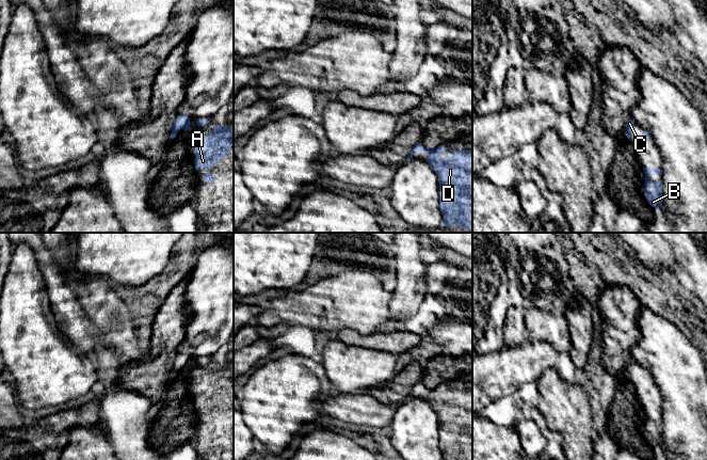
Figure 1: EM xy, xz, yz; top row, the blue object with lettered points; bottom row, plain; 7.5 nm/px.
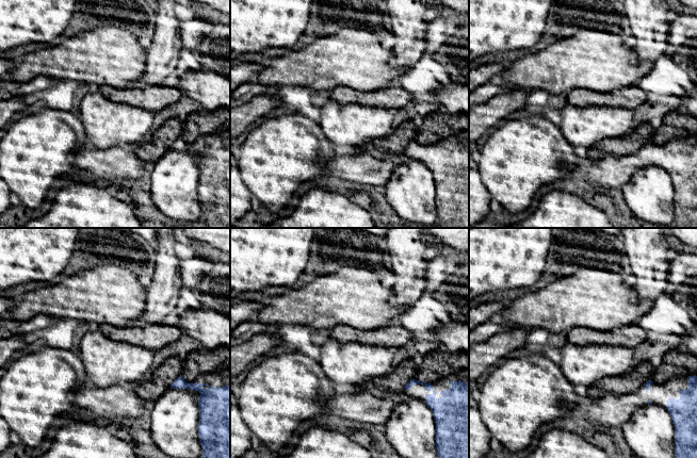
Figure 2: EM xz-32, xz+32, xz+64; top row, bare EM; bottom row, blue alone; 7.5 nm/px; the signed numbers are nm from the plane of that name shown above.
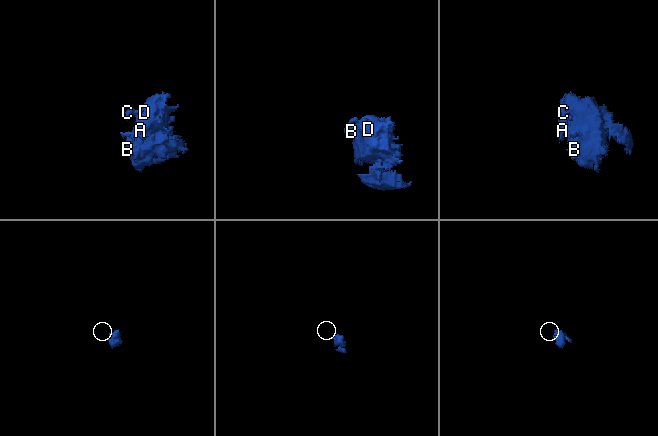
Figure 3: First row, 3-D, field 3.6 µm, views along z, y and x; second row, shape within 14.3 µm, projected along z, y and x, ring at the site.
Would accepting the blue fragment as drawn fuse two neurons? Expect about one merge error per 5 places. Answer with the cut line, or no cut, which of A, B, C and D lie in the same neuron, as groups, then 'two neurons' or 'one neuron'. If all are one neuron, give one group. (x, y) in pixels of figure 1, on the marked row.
no cut | A B C D | one neuron

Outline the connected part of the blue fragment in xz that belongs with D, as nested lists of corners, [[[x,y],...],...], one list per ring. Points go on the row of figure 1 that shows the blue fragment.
[[[421,143],[414,146],[408,158],[418,152],[429,155],[427,161],[432,165],[438,176],[439,208],[444,226],[460,226],[465,231],[472,231],[472,150],[455,150],[452,156],[441,157],[448,147],[440,145],[435,149],[428,149]]]

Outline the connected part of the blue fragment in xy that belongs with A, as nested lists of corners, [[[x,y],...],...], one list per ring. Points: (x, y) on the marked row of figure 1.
[[[214,124],[213,132],[195,139],[195,171],[212,169],[214,163],[230,153],[231,146],[234,146],[234,129],[227,125],[221,127]]]

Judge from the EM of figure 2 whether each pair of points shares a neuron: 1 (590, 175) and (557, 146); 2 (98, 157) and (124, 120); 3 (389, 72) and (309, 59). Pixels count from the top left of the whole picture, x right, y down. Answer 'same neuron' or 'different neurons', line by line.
1: different neurons
2: different neurons
3: same neuron

